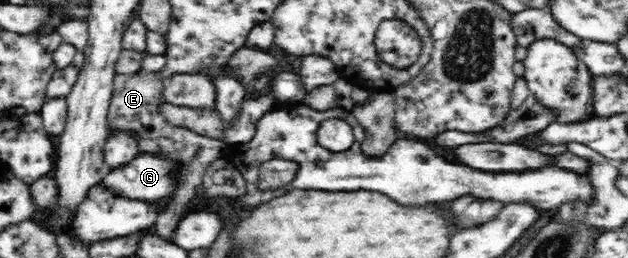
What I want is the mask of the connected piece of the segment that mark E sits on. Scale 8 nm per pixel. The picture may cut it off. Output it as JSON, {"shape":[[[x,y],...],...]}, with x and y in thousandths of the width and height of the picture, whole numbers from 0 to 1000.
{"shape":[[[245,275],[185,287],[170,438],[170,496],[174,527],[185,523],[186,512],[202,512],[220,558],[221,593],[260,605],[274,640],[274,748],[268,756],[268,787],[253,818],[245,880],[248,907],[274,938],[283,860],[299,829],[299,795],[312,767],[315,721],[323,717],[328,655],[352,605],[358,550],[266,473],[252,419],[263,395],[263,376],[258,372],[261,326],[256,287]]]}

